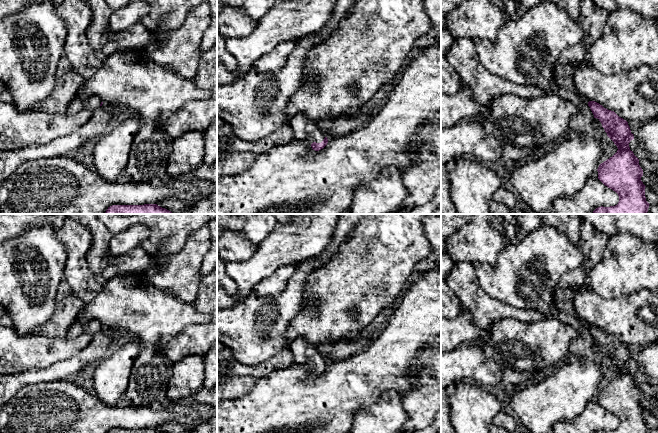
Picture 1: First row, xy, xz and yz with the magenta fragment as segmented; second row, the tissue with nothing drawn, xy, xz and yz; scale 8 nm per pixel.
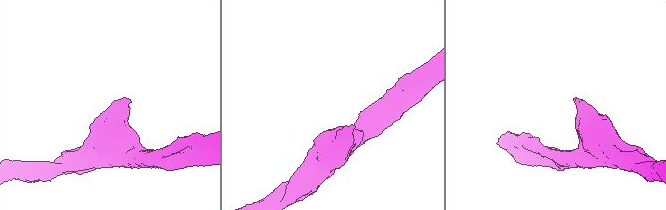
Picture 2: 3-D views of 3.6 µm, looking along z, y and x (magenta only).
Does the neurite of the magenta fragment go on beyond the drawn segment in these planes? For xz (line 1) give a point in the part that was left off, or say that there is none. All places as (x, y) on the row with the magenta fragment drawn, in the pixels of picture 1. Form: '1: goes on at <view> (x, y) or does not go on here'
1: goes on at xz (305, 129)

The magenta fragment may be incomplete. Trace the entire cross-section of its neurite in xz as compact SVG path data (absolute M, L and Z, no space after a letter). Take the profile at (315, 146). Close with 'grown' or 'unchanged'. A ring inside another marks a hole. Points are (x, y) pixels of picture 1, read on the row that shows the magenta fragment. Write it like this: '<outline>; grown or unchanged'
M303 113L297 114L289 123L296 141L312 141L311 147L315 151L323 149L328 139L321 131L319 123L307 118Z; grown

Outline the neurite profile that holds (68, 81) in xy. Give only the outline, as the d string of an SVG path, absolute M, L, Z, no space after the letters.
M65 53L59 60L55 77L56 84L52 97L34 106L32 111L67 113L68 105L85 82L84 78L73 69Z

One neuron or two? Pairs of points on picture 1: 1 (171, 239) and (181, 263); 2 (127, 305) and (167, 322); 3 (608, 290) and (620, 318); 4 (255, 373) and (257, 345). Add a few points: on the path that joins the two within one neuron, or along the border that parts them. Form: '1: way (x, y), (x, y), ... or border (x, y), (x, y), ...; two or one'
1: border (191, 233), (177, 252), (154, 257); two
2: way (137, 306), (157, 317); one
3: border (592, 288), (607, 298), (625, 297), (634, 292); two
4: border (277, 353), (254, 364), (240, 364), (235, 360); two

